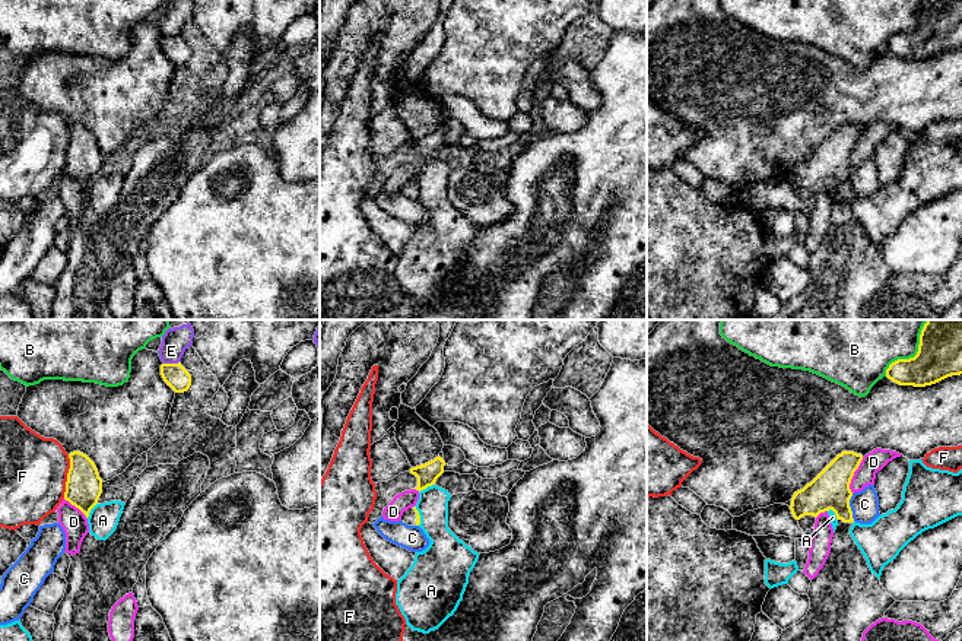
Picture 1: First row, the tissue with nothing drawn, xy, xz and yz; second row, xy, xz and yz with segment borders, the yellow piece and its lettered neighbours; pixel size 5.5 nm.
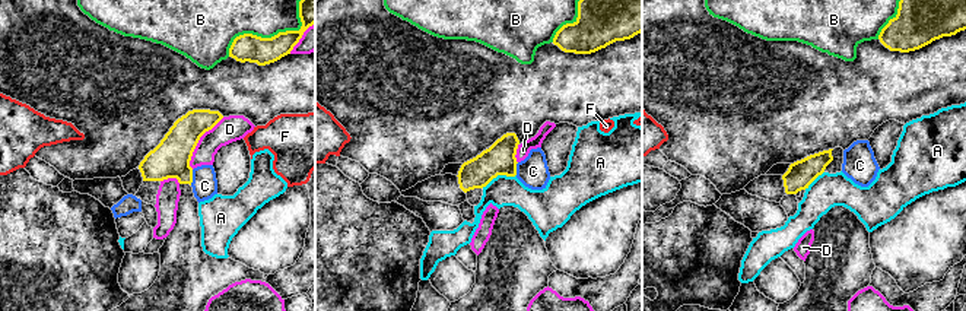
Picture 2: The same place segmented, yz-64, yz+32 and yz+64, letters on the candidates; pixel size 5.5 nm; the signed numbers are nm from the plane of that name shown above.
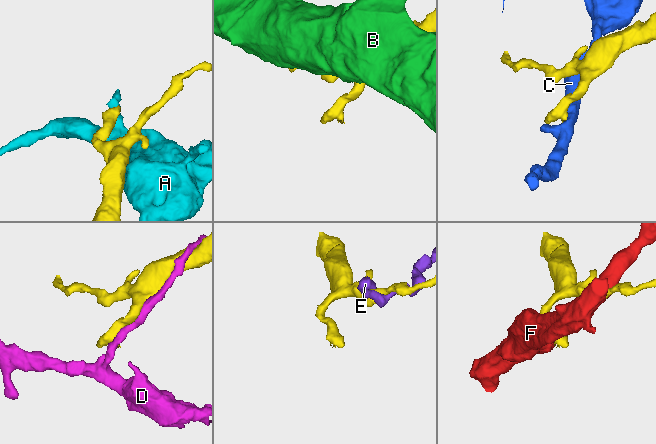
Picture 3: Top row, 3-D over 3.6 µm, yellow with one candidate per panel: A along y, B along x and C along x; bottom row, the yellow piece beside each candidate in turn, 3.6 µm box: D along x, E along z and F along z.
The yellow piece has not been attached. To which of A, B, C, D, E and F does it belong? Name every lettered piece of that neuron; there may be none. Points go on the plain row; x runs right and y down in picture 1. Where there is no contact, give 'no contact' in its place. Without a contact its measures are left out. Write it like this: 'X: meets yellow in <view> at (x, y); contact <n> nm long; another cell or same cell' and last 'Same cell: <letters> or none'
A: meets yellow in xz at (426, 159); contact 100 nm long; another cell
B: meets yellow in yz at (910, 31); contact 340 nm long; another cell
C: meets yellow in yz at (850, 180); contact 150 nm long; another cell
D: meets yellow in yz at (853, 148); contact 220 nm long; another cell
E: meets yellow in xy at (171, 37); contact 100 nm long; another cell
F: meets yellow in xy at (67, 149); contact 240 nm long; another cell
Same cell: none

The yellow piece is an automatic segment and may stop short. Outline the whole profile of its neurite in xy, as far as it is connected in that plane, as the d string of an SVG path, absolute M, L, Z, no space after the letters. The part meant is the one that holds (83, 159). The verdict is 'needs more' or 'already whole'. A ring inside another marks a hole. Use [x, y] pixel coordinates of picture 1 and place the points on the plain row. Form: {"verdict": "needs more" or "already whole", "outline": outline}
{"verdict": "already whole", "outline": "M73 124L69 127L69 131L70 142L64 172L79 181L88 191L102 166L102 152L95 136L86 127Z"}

